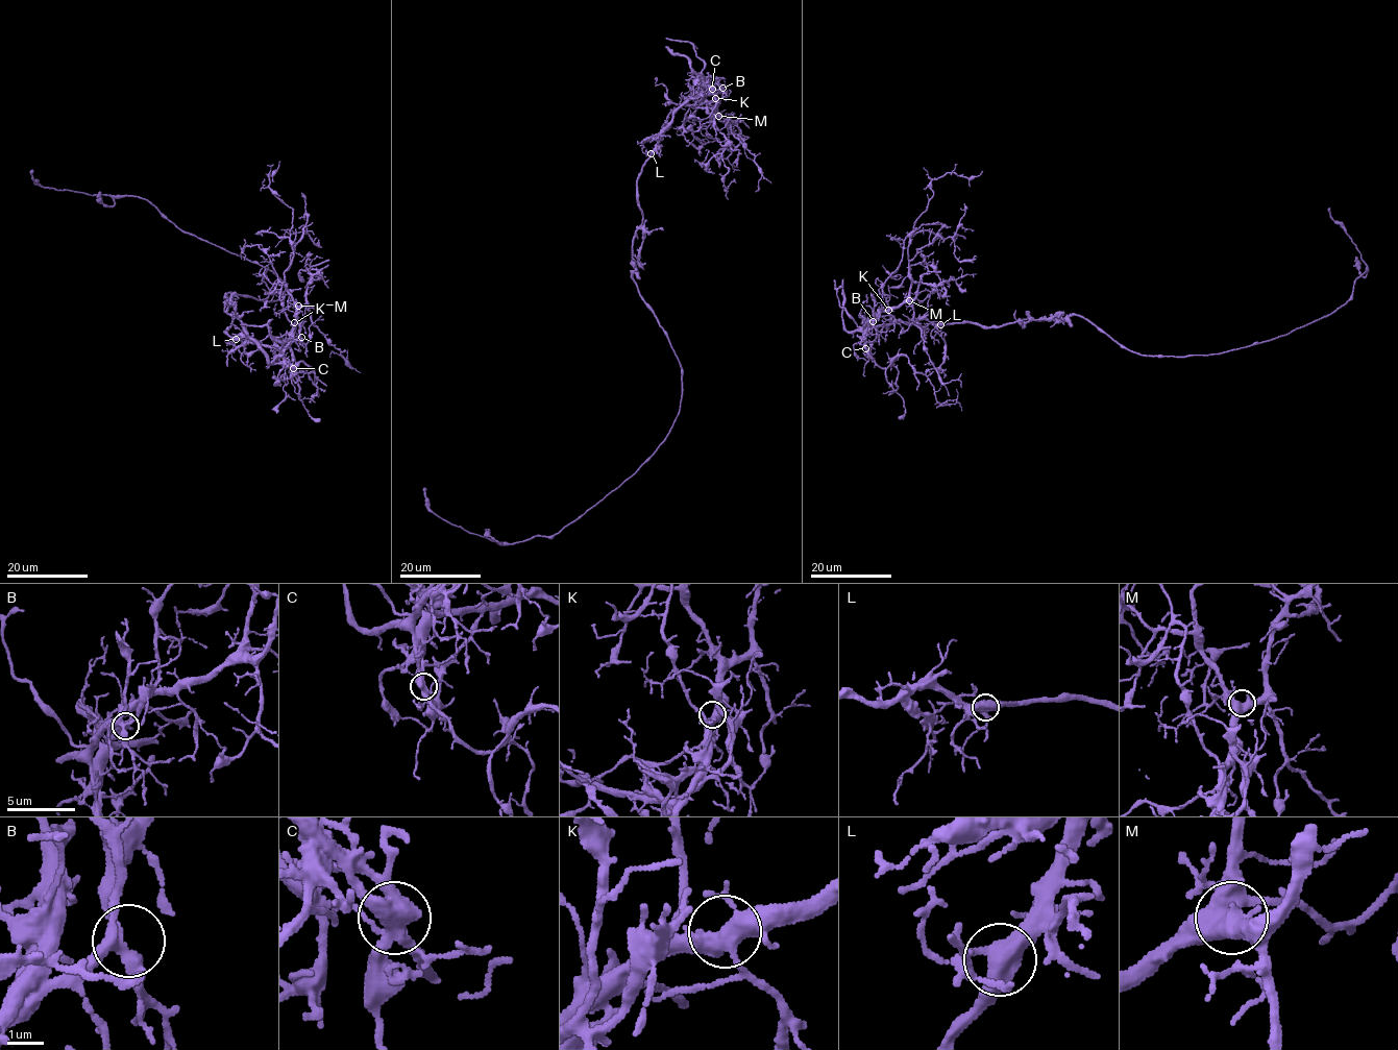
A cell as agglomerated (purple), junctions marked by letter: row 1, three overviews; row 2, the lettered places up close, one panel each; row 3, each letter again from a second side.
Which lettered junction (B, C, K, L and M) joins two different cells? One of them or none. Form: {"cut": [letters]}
{"cut": ["C"]}

